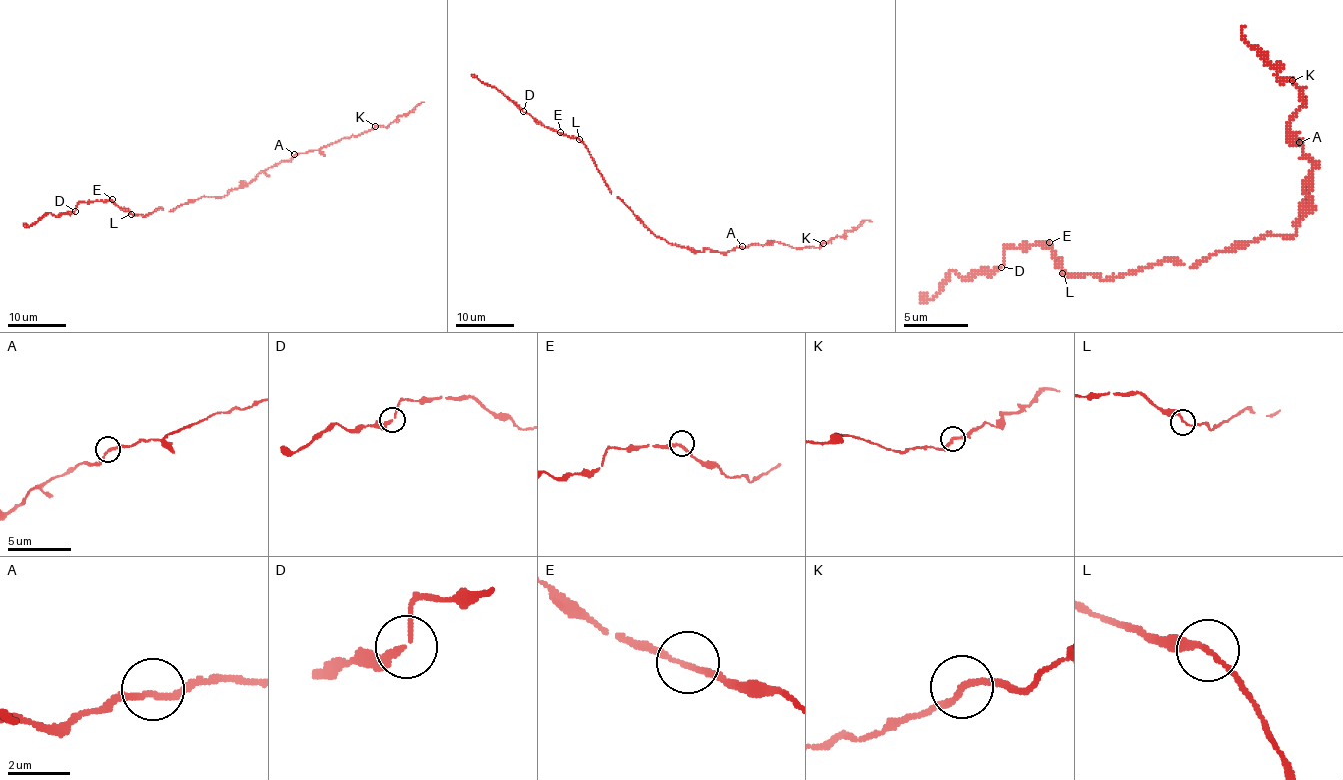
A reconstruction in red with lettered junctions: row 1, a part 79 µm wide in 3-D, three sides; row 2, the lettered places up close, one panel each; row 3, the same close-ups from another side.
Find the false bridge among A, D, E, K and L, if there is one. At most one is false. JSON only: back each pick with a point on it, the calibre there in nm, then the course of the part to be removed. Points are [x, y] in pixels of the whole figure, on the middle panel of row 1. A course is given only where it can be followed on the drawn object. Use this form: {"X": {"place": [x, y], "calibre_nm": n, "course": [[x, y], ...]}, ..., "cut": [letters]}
{"cut": []}

